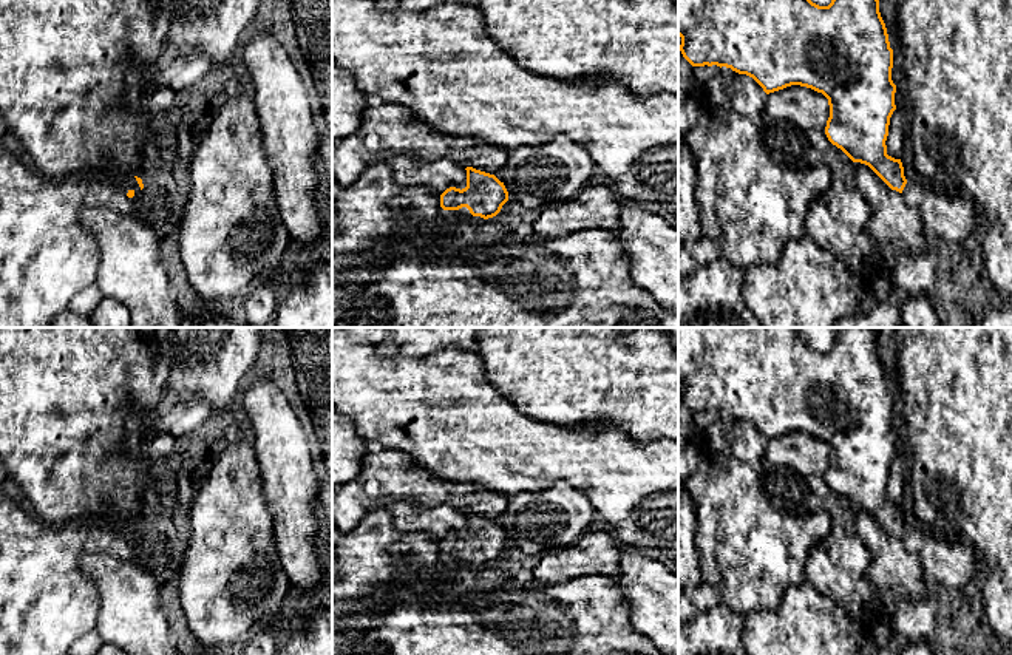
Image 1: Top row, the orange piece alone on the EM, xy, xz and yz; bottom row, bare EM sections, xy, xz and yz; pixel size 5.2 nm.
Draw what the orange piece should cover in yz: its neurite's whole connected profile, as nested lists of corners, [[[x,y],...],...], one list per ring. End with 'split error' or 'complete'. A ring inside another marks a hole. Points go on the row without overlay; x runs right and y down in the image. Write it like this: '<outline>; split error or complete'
[[[678,328],[678,382],[692,412],[731,414],[752,423],[766,440],[791,431],[822,439],[830,451],[828,487],[902,539],[935,582],[964,589],[983,568],[970,544],[921,525],[908,528],[901,505],[887,501],[896,431],[874,328],[844,328],[828,352],[813,349],[796,328]]]; split error

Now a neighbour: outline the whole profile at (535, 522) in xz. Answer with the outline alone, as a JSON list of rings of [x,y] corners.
[[[570,484],[511,496],[501,516],[508,545],[538,555],[572,545],[596,518],[589,499]]]

